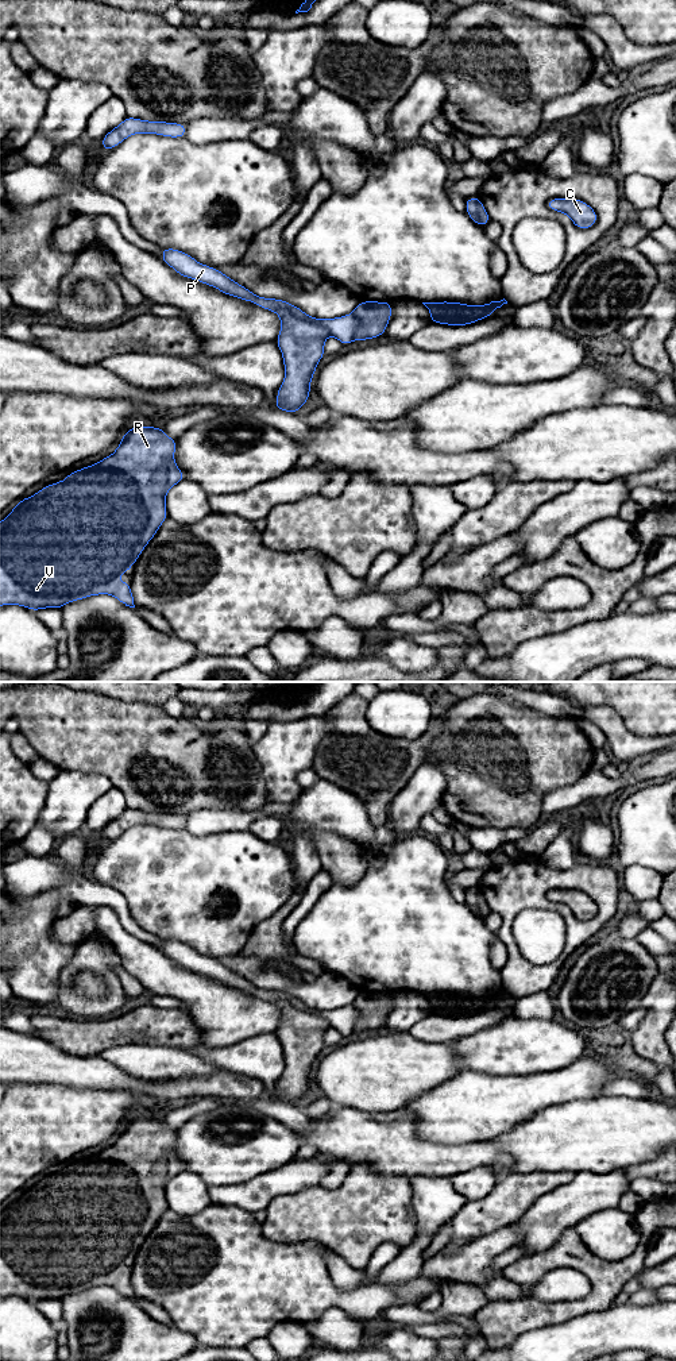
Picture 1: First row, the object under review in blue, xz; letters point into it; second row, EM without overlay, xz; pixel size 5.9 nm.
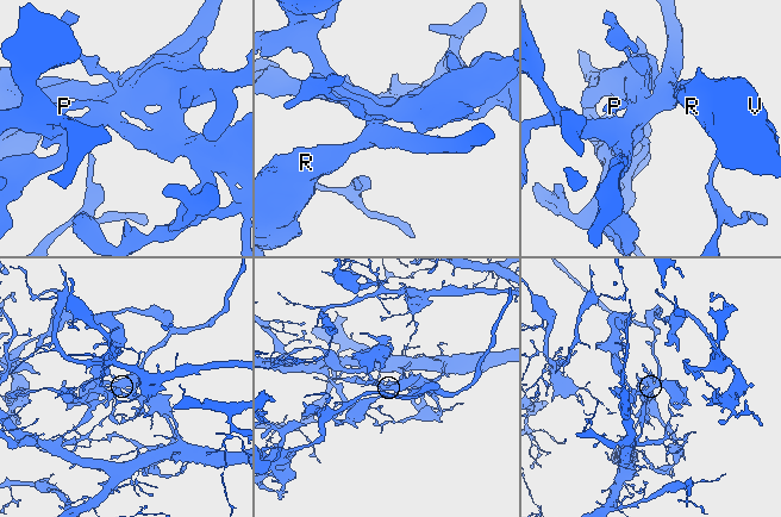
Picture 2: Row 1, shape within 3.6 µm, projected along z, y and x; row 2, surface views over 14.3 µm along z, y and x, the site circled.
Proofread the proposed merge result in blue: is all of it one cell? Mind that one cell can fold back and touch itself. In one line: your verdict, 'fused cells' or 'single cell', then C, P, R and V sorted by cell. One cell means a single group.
fused cells; C R V / P

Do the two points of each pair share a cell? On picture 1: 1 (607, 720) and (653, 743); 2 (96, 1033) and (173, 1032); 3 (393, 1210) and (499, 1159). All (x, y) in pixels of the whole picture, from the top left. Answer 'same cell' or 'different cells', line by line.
1: same cell
2: same cell
3: different cells

